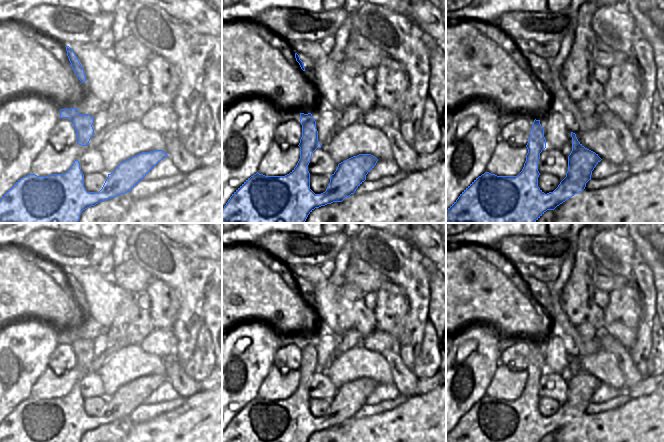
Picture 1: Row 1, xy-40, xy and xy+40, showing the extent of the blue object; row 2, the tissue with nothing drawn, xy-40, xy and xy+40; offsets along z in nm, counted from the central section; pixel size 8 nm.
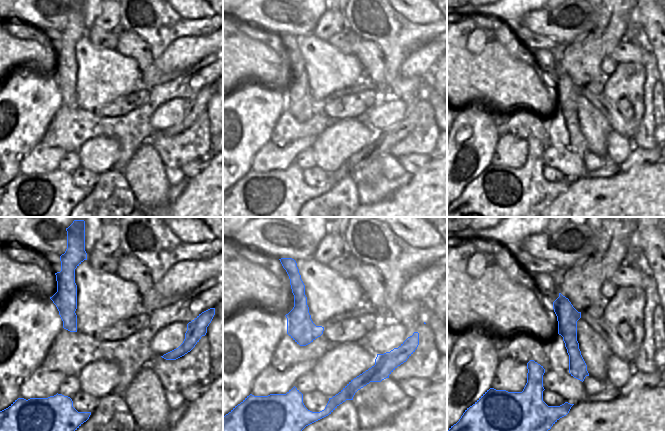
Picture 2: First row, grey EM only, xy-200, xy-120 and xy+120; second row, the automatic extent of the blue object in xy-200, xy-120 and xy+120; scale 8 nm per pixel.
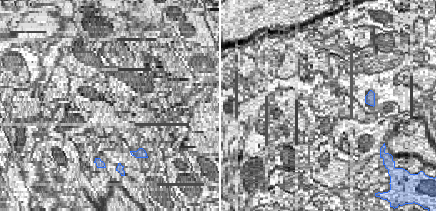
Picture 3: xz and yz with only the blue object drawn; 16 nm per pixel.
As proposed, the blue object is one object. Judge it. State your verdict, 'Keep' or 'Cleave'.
Keep

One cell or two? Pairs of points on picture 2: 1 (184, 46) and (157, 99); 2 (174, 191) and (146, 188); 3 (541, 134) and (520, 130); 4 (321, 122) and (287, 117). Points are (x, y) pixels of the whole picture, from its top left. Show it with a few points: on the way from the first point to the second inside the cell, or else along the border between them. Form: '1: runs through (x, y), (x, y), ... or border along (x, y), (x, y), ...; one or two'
1: border along (202, 59), (182, 73); two
2: border along (171, 186), (166, 201); two
3: runs through (536, 130), (525, 130); one
4: runs through (313, 126), (295, 125); one

